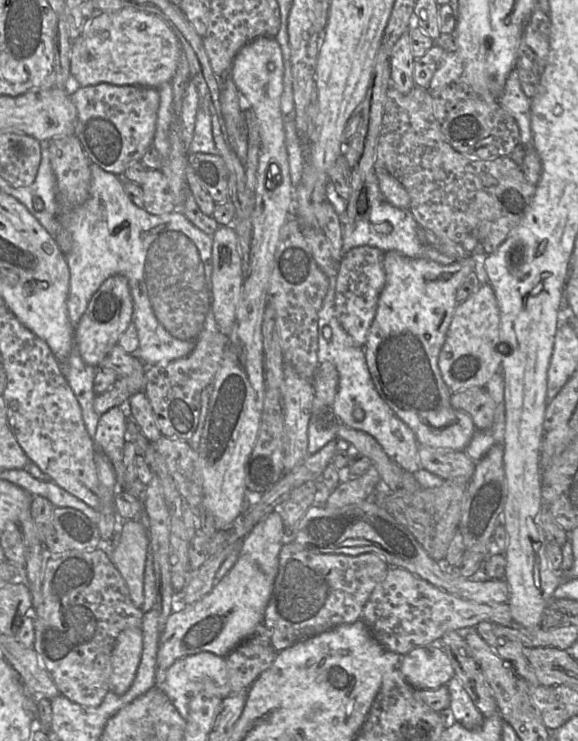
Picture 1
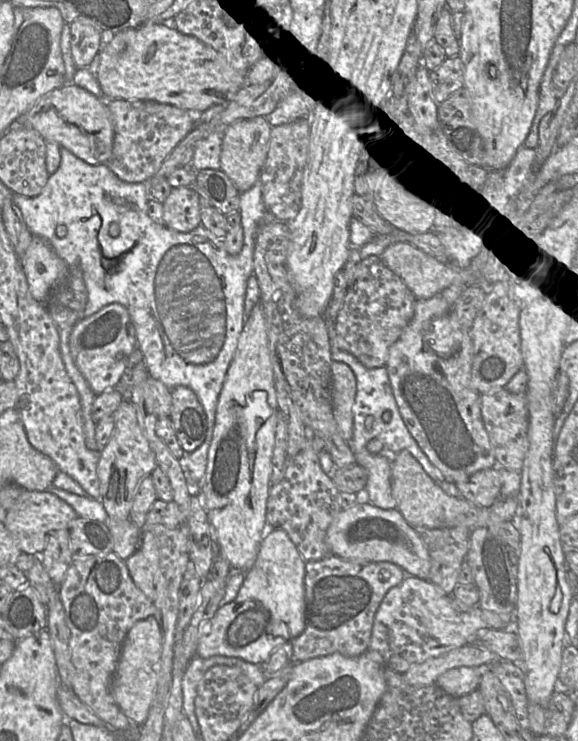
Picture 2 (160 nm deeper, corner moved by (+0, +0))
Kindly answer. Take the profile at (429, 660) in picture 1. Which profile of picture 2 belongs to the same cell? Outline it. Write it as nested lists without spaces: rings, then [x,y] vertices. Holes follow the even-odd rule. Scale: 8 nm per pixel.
[[[458,667],[441,674],[436,685],[446,693],[460,697],[477,690],[481,678],[481,668]]]

